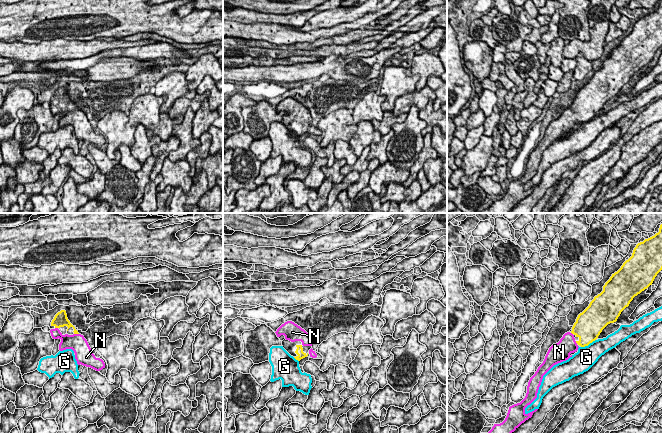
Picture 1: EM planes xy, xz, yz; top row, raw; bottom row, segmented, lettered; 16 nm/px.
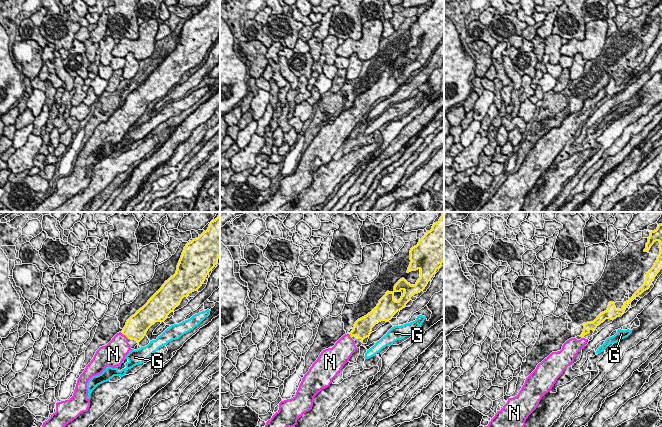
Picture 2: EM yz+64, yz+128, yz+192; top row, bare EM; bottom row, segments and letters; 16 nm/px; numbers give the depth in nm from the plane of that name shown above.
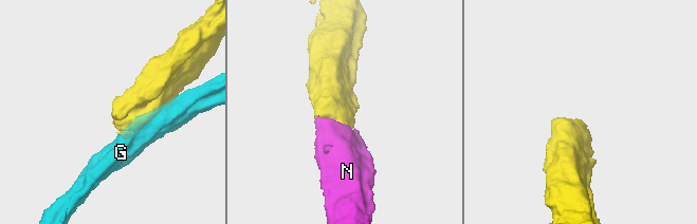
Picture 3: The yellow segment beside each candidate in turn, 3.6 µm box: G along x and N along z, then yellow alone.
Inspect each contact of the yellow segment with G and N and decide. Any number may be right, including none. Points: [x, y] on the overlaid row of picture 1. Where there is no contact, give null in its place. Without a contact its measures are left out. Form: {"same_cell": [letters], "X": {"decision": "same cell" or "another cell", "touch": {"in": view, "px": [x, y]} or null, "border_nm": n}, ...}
{"same_cell": ["N"], "G": {"decision": "another cell", "touch": {"in": "yz", "px": [588, 344]}, "border_nm": 280}, "N": {"decision": "same cell", "touch": {"in": "xy", "px": [76, 333]}, "border_nm": 80}}

